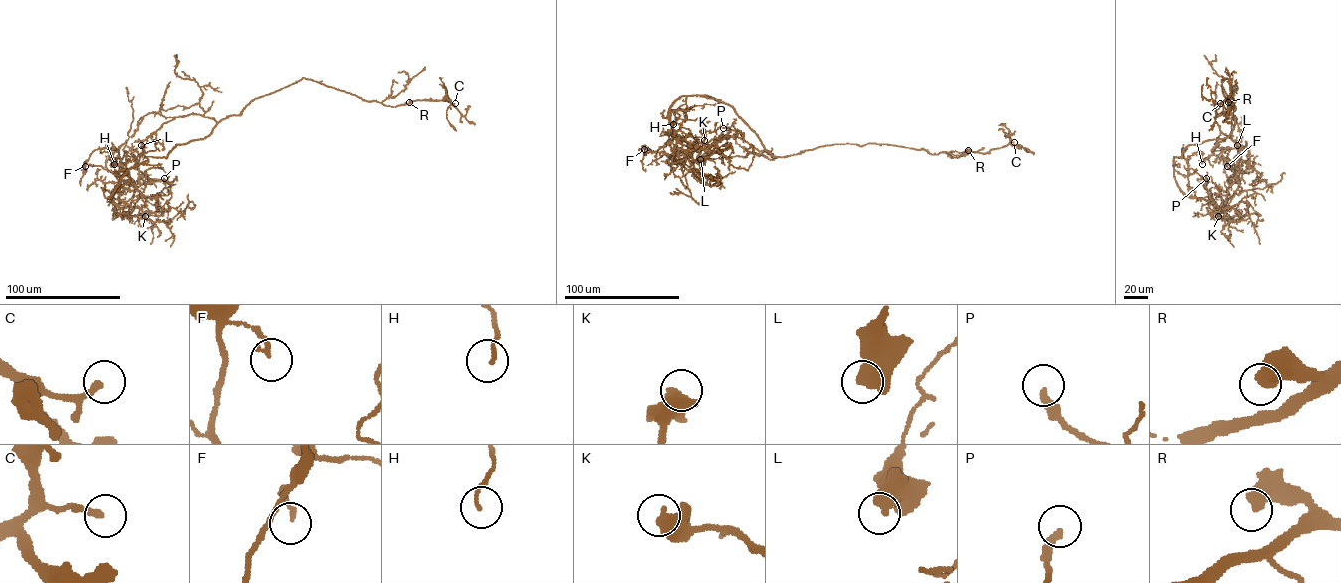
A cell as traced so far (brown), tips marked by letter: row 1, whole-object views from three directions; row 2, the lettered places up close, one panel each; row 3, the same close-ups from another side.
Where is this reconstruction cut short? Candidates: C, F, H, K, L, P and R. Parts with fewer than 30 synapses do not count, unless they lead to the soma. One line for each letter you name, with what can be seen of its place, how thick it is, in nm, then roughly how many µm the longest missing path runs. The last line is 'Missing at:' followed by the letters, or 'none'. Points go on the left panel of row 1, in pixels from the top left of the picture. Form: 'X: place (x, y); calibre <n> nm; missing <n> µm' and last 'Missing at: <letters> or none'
Missing at: none

